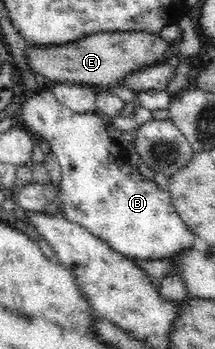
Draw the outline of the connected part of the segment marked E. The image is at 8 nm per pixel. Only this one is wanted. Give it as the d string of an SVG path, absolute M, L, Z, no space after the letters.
M97 32L61 48L30 46L25 49L25 56L34 74L47 77L52 82L116 86L131 73L162 63L161 59L166 59L165 53L171 44L163 41L159 34L151 35L149 32Z

